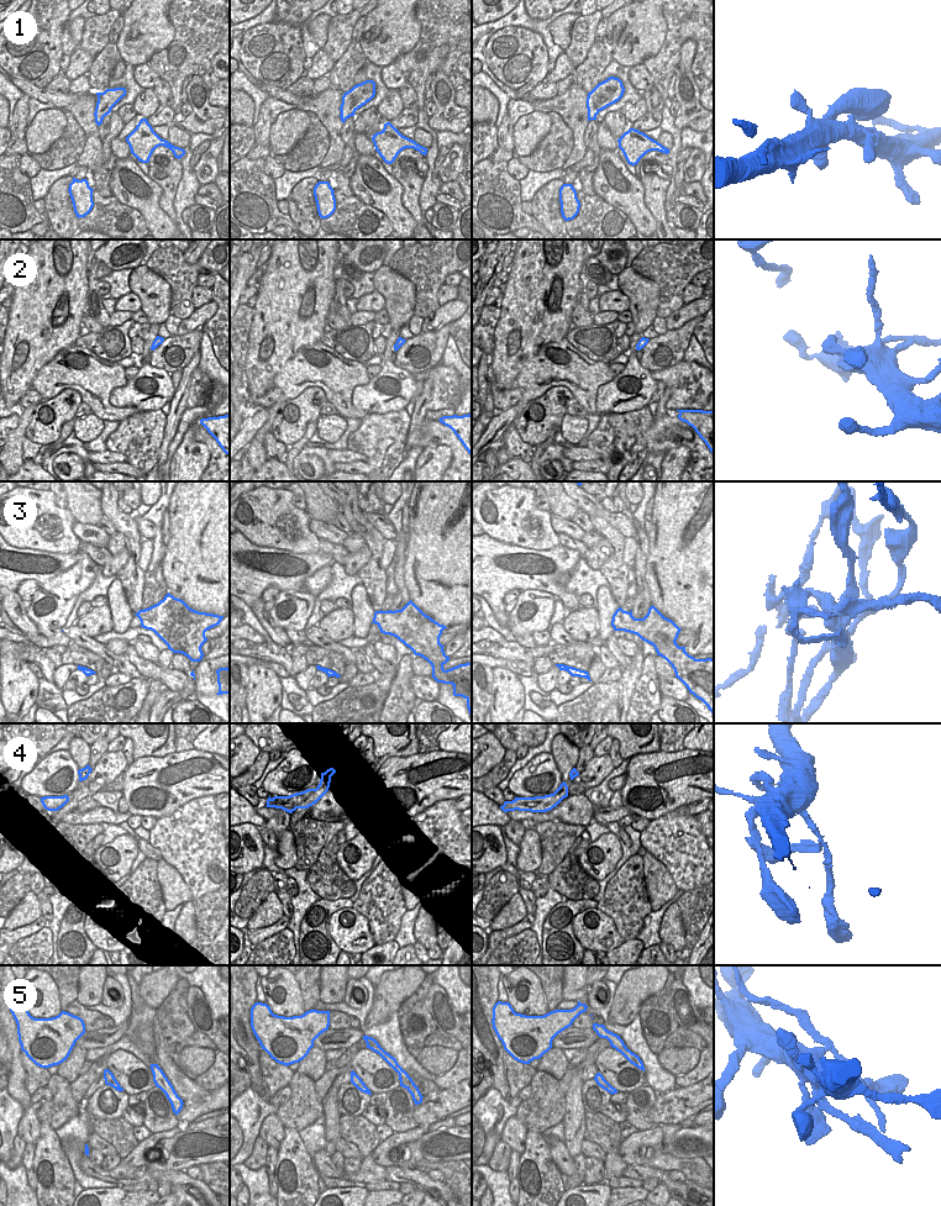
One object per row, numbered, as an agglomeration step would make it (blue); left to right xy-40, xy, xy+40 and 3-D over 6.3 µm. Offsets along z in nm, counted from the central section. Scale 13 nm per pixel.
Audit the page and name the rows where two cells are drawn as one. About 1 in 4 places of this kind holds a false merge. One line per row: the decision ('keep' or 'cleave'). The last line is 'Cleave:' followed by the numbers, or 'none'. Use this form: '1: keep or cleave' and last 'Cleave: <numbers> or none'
1: keep
2: keep
3: cleave
4: keep
5: cleave
Cleave: 3, 5

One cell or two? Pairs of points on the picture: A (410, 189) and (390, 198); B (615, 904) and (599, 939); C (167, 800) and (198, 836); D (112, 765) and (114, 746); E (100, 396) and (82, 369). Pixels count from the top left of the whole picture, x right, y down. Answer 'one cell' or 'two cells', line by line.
A: two cells
B: two cells
C: two cells
D: two cells
E: one cell

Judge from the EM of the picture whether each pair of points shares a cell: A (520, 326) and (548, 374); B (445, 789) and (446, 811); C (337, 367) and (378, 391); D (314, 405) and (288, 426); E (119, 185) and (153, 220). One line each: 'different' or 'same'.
A: different
B: different
C: different
D: same
E: same

